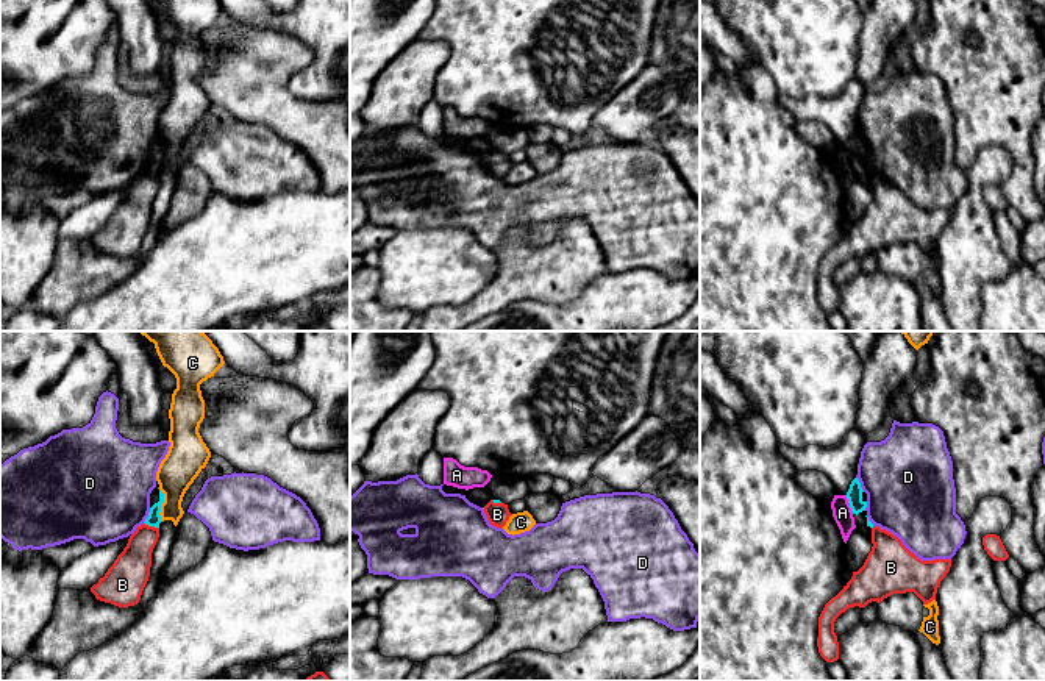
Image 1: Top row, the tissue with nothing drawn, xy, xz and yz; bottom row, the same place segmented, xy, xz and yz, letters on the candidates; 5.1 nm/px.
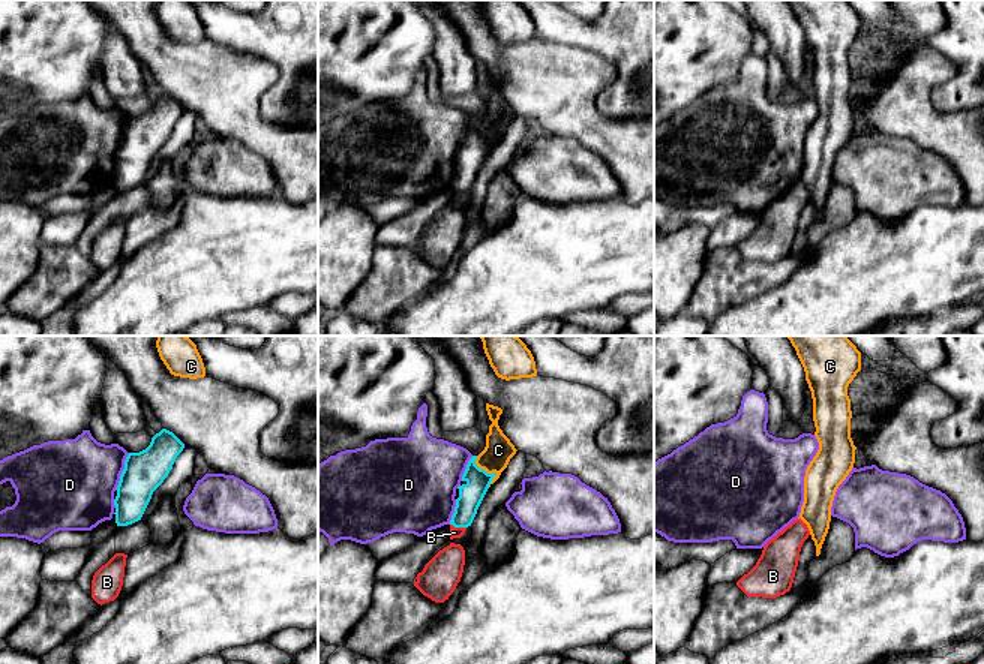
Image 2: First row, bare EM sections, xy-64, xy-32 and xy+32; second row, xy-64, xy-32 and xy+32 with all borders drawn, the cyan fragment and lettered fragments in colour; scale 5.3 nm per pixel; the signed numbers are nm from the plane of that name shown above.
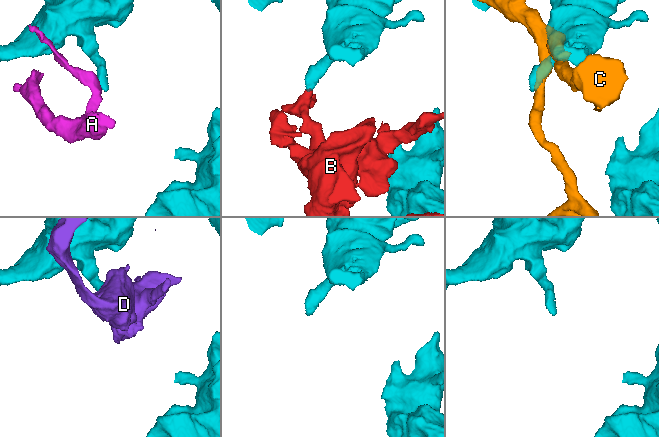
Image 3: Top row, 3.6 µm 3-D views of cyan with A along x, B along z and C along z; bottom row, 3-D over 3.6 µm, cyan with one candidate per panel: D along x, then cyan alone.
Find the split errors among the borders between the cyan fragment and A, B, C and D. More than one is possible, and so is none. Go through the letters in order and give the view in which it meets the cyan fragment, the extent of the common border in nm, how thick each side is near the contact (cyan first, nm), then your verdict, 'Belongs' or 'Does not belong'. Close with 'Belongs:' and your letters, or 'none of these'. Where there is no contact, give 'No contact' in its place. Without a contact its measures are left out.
A: Touches cyan in yz. Shared border 110 nm. Thickness 80 nm (cyan) against 100 nm. Does not belong
B: Touches cyan in xy. Shared border 90 nm. Thickness 70 nm (cyan) against 190 nm. Belongs
C: Touches cyan in xy. Shared border 180 nm. Thickness 70 nm (cyan) against 200 nm. Does not belong
D: Touches cyan in xy. Shared border 90 nm. Thickness 70 nm (cyan) against 460 nm. Does not belong
Belongs: B

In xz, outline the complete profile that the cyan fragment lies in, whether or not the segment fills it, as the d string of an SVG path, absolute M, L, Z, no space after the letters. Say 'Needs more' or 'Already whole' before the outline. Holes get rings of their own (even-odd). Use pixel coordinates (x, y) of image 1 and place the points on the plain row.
Needs more. M490 150L484 156L484 164L490 175L497 178L503 178L509 167L512 166L508 159L508 155L501 153L500 150Z

